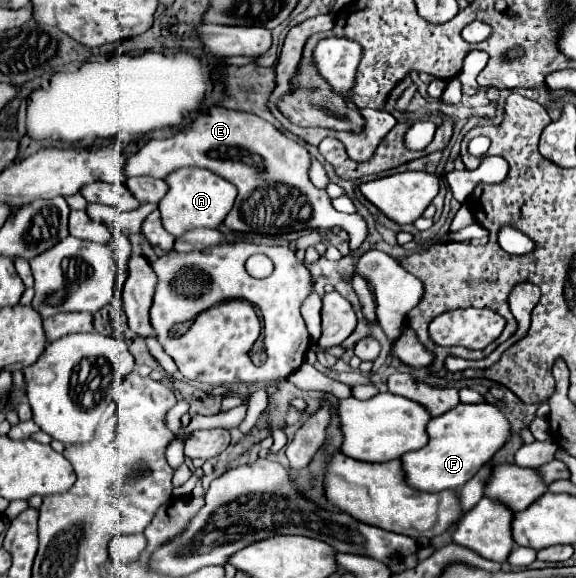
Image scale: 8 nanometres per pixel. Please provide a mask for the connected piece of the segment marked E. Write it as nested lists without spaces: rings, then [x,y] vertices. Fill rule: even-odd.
[[[211,107],[205,113],[199,113],[197,119],[179,135],[163,139],[163,141],[149,141],[139,153],[127,159],[127,175],[149,175],[155,179],[167,179],[167,173],[183,167],[203,167],[211,173],[227,179],[239,189],[239,195],[235,199],[235,205],[225,219],[225,227],[239,233],[261,233],[261,235],[281,235],[291,231],[303,231],[303,229],[331,229],[341,227],[349,233],[349,249],[355,251],[363,245],[367,237],[367,223],[361,215],[347,215],[333,209],[331,199],[327,191],[317,189],[309,181],[309,167],[311,167],[311,155],[307,149],[279,133],[271,123],[263,121],[261,117],[253,113],[243,111],[231,111],[223,107]]]

